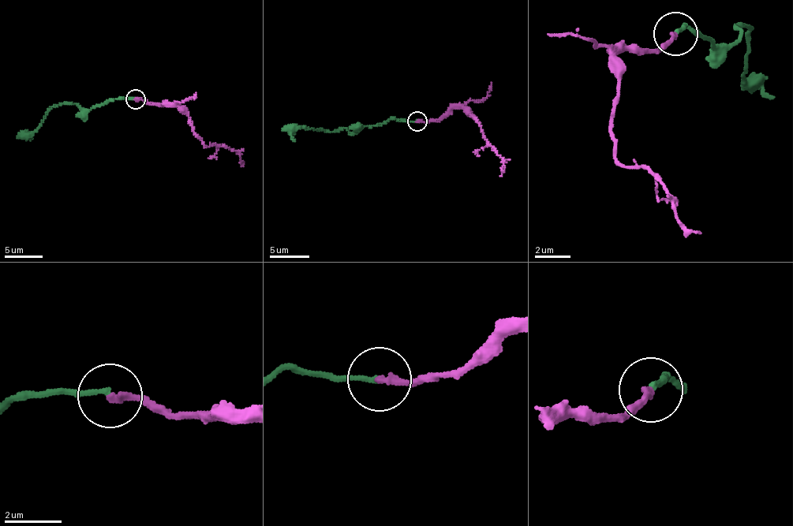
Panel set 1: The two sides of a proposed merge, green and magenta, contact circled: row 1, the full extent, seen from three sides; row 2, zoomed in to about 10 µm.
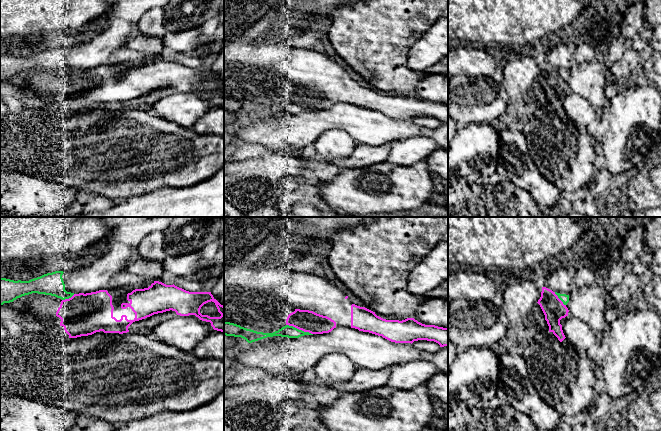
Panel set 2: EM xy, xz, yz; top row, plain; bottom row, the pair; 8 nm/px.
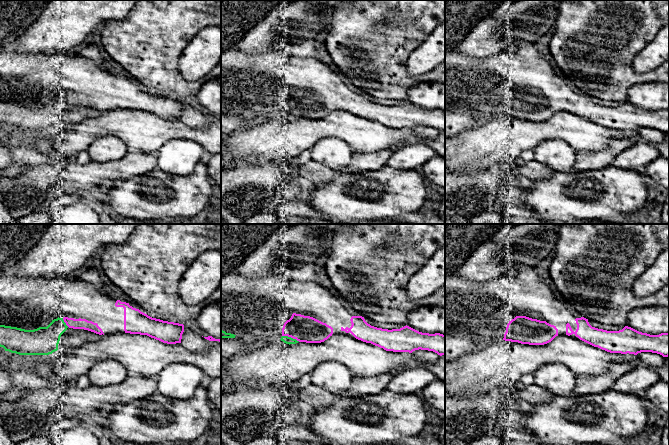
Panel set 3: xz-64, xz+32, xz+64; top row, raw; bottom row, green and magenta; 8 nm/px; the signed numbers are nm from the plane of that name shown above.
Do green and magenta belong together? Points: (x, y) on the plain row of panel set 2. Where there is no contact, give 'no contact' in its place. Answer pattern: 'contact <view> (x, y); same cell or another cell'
contact xz (298, 105); another cell

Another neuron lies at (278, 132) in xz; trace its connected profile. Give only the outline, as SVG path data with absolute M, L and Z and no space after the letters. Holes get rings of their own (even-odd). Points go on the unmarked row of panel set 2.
M338 102L329 109L304 111L299 114L267 113L242 122L229 131L238 140L261 144L265 147L265 154L272 154L299 153L306 145L313 144L323 132L331 129L347 132L356 145L379 146L403 137L427 136L440 148L448 149L448 122L440 123L437 128L431 129L419 126L411 119L391 118L382 112L346 102Z

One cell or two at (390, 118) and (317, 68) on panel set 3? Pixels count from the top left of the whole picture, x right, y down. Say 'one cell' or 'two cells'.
one cell

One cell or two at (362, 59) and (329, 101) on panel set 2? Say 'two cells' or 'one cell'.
two cells

